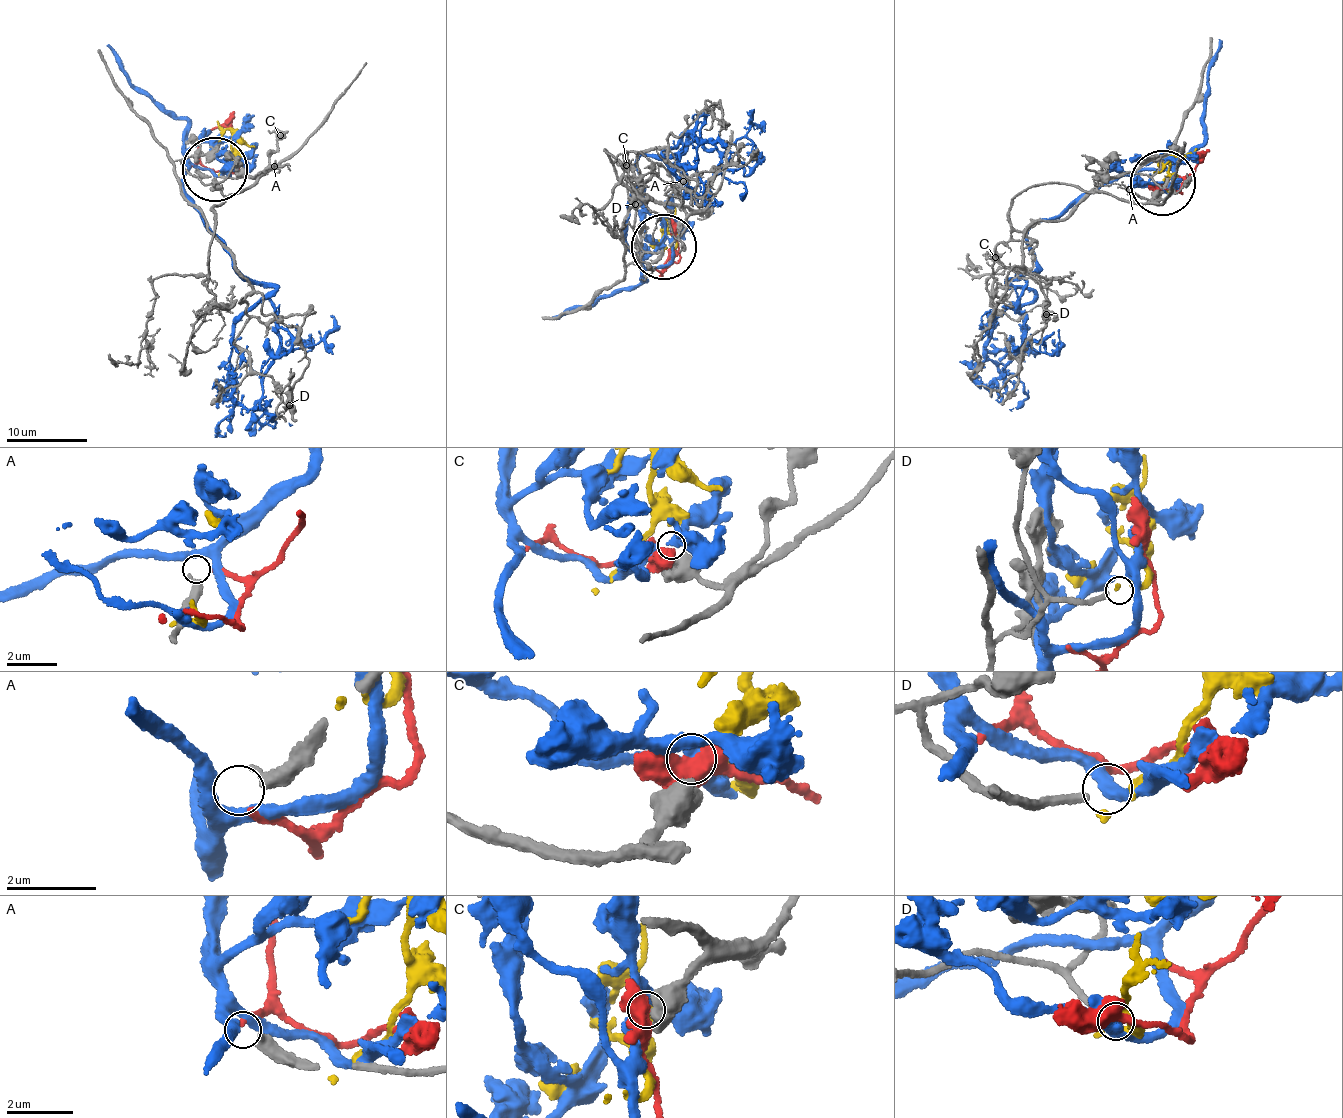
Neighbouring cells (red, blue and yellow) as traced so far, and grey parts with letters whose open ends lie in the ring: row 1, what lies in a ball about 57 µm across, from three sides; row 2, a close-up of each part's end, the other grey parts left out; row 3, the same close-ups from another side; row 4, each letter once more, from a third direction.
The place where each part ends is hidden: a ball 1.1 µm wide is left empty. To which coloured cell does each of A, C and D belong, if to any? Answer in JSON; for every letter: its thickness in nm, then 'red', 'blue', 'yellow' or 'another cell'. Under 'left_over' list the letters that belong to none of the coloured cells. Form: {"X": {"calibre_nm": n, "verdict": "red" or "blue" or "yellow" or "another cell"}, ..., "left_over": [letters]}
{"A": {"calibre_nm": 320, "verdict": "another cell"}, "C": {"calibre_nm": 380, "verdict": "another cell"}, "D": {"calibre_nm": 200, "verdict": "another cell"}, "left_over": ["A", "C", "D"]}

